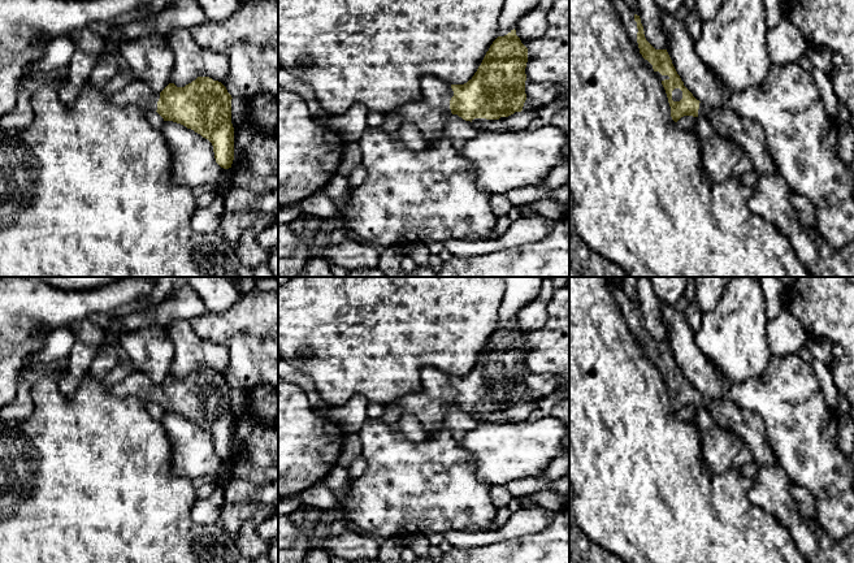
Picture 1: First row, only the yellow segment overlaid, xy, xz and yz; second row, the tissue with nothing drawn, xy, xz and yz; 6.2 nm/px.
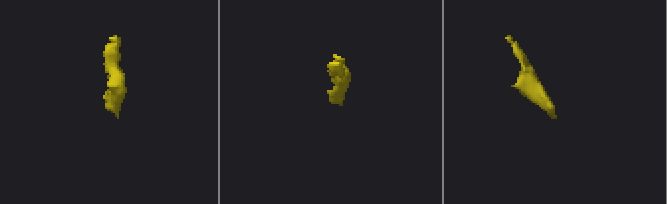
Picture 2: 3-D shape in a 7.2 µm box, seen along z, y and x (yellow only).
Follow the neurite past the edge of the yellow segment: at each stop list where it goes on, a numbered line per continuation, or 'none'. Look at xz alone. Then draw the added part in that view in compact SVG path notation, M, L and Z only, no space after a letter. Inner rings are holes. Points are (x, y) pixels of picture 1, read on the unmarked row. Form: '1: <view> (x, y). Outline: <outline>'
1: xz (429, 405). Outline: M426 365L421 371L421 390L400 398L398 406L403 413L416 416L430 437L438 432L446 408L451 406L450 391L452 387L450 374Z

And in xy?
1: xy (138, 385). Outline: M135 372L133 376L126 377L118 385L109 387L109 393L117 398L135 397L143 402L157 402L157 393L160 385L155 384L146 374Z

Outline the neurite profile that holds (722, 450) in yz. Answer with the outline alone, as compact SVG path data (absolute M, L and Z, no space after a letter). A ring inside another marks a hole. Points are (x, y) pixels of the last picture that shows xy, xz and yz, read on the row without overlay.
M698 407L690 421L699 430L702 462L707 472L720 473L753 462L751 450L737 436L716 424L705 407Z

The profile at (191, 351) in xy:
M190 320L173 321L168 334L174 346L172 374L185 378L198 368L209 368L225 377L229 363L229 351L225 346L200 337Z

